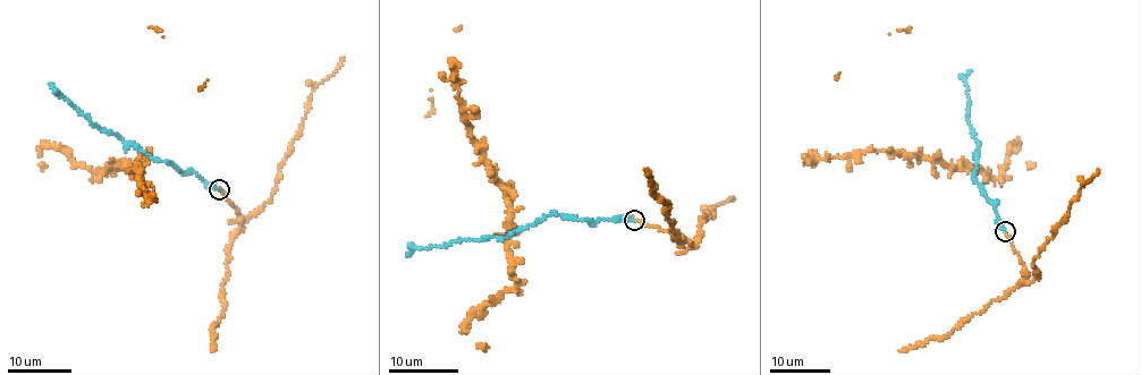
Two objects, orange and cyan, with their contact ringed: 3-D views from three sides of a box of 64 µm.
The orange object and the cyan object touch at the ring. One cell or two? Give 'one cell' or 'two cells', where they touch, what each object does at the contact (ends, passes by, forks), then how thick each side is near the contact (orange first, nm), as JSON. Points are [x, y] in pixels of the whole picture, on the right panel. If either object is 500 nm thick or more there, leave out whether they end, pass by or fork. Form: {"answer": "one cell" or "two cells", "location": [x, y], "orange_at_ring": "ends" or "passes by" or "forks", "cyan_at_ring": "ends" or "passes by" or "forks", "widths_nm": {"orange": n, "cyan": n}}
{"answer": "one cell", "location": [1005, 231], "orange_at_ring": "ends", "cyan_at_ring": "ends", "widths_nm": {"orange": 190, "cyan": 80}}

